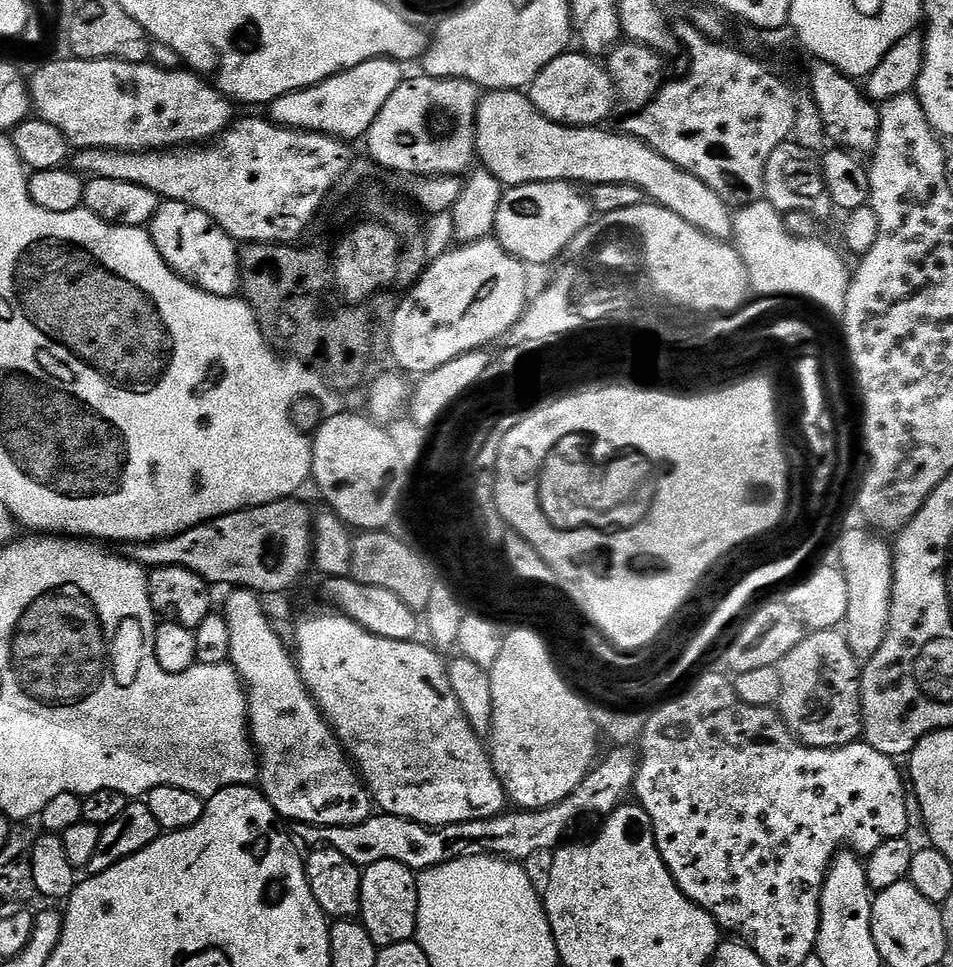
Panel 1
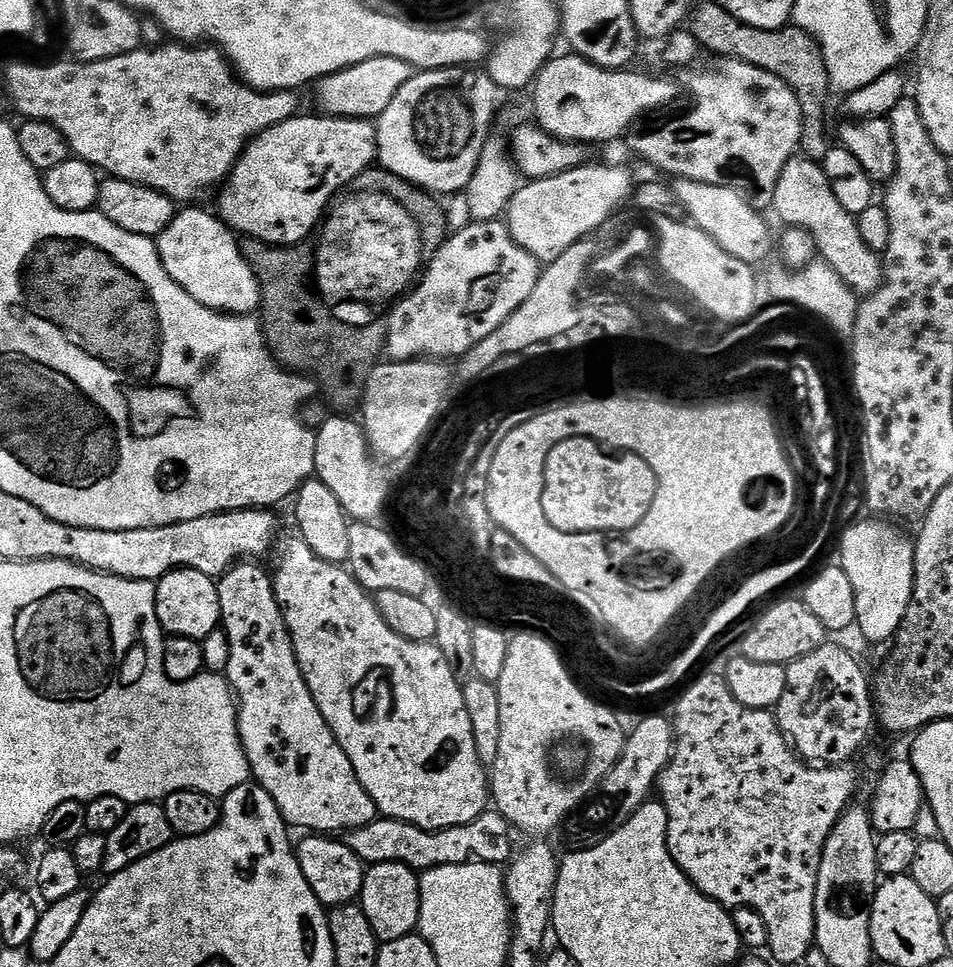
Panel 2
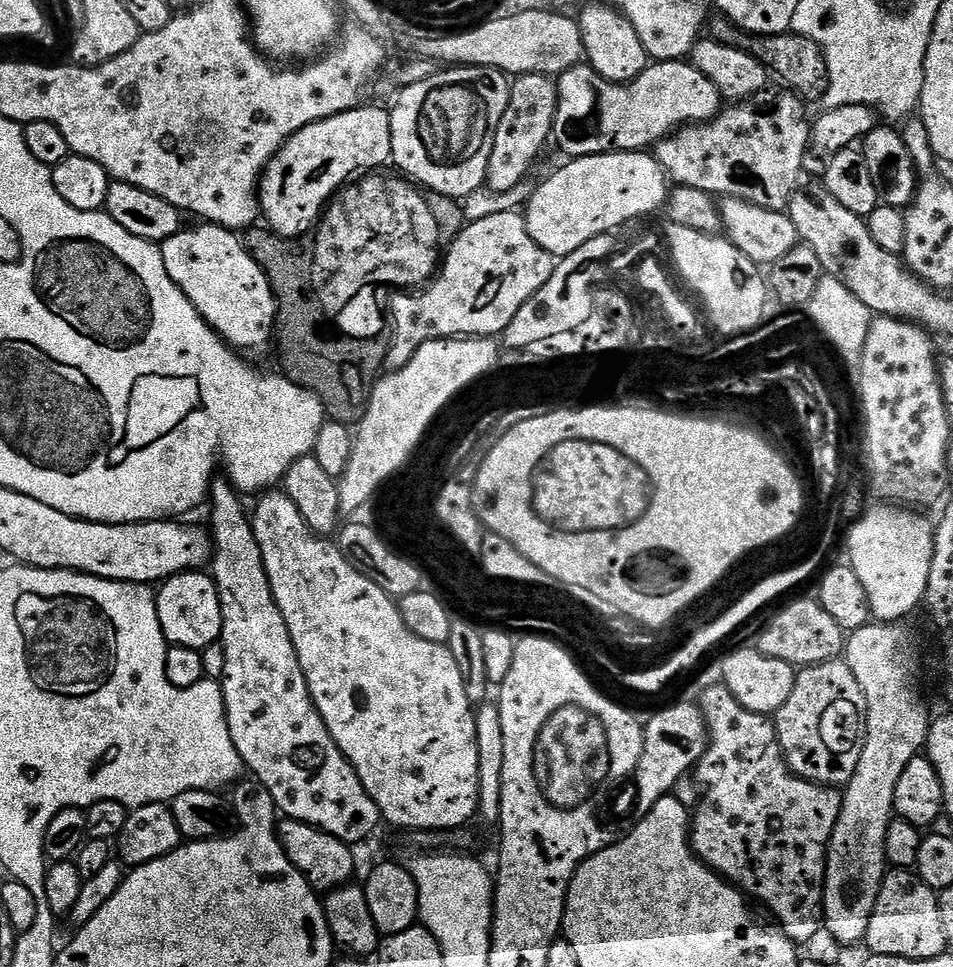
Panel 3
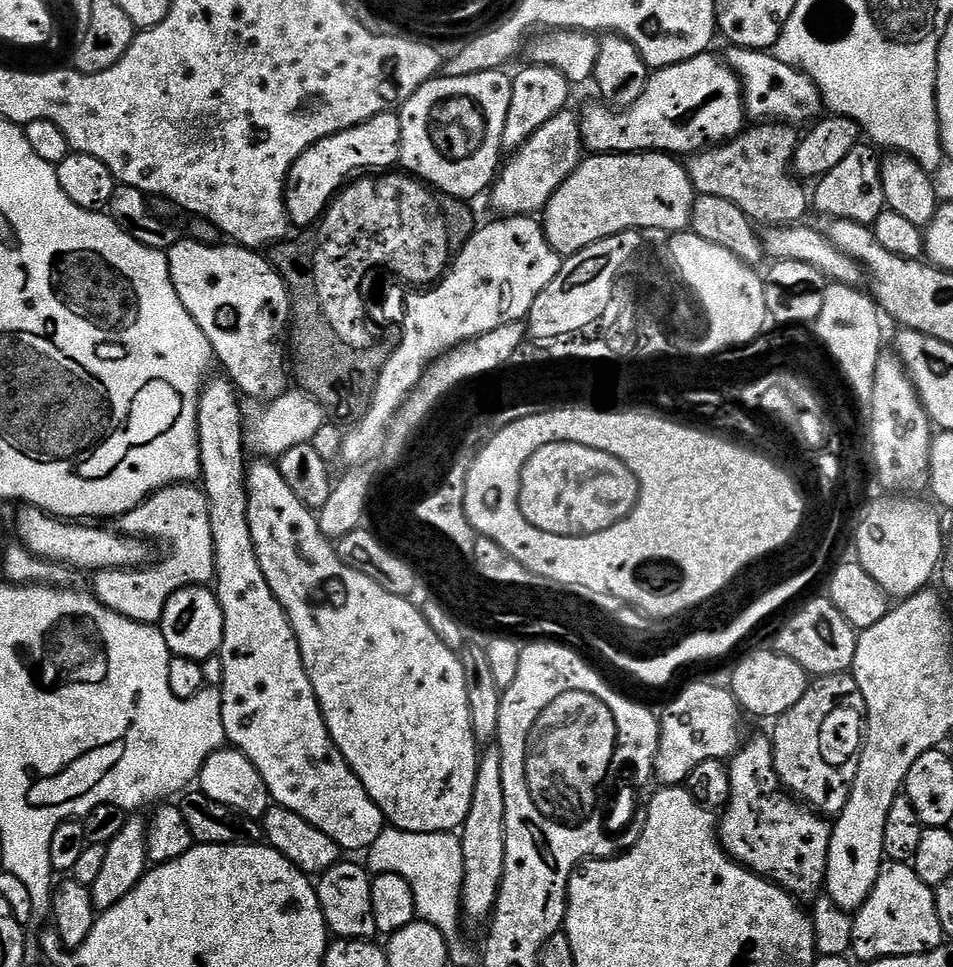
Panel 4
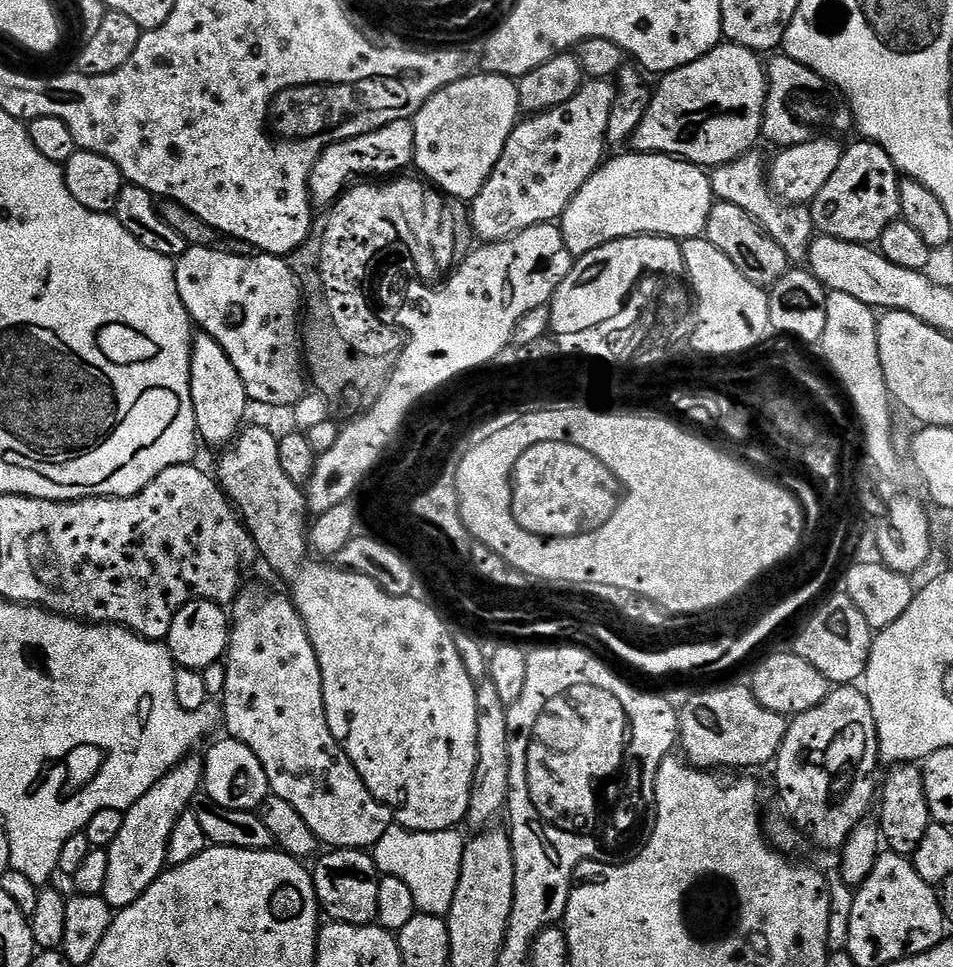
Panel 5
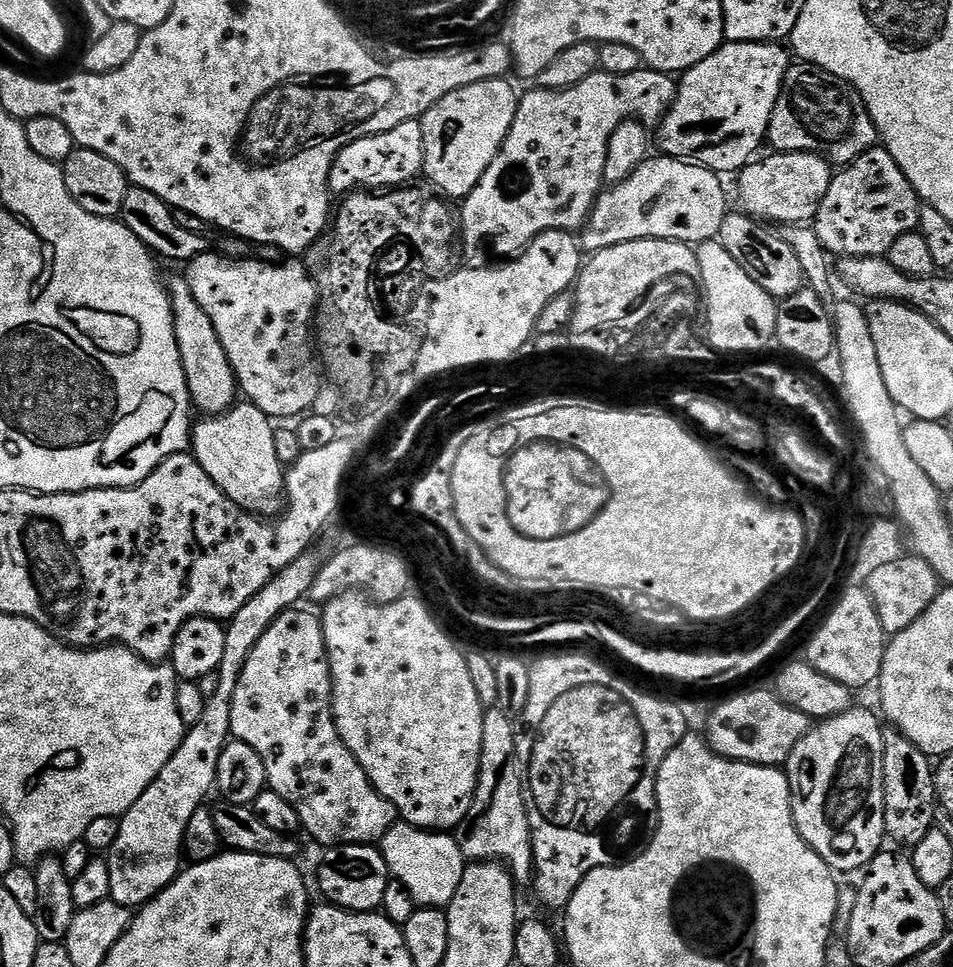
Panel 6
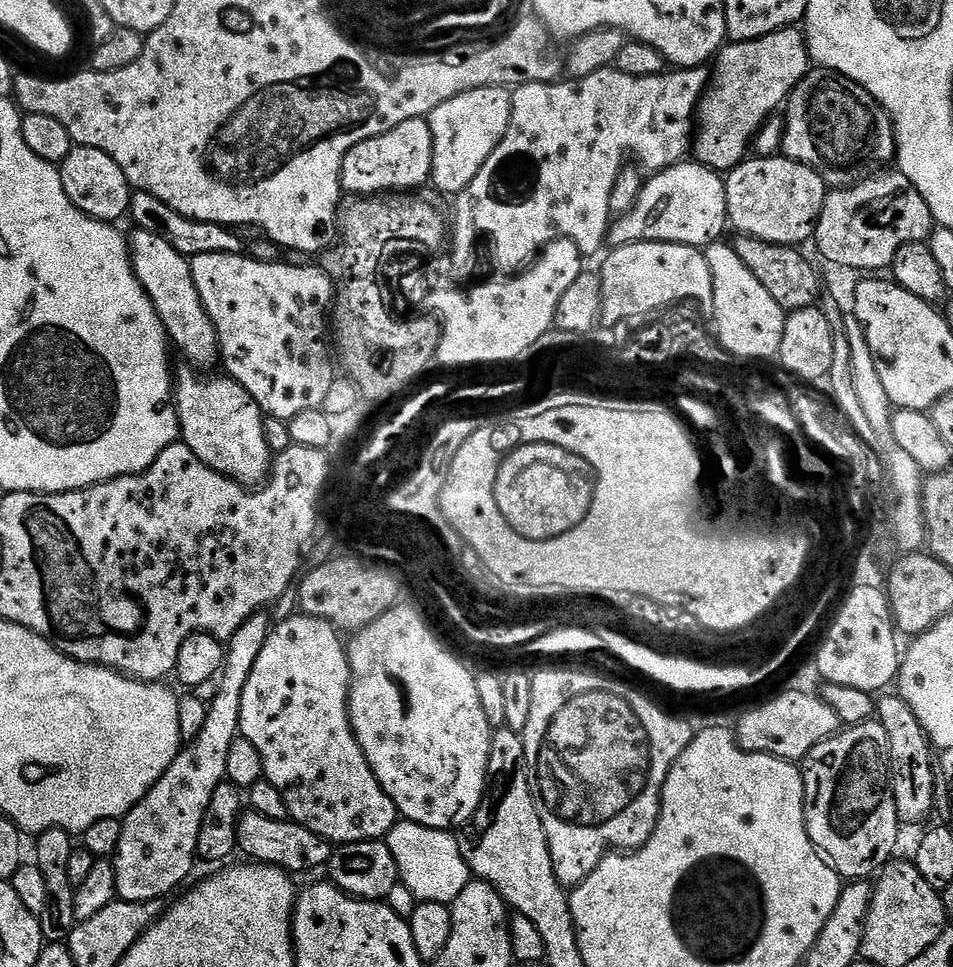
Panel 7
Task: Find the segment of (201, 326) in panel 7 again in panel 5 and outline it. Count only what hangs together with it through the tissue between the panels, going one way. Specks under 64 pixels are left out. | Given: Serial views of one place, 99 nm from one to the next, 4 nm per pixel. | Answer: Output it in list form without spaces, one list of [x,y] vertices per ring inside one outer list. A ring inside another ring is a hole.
[[[202,330],[192,337],[190,398],[194,406],[197,437],[215,450],[231,445],[245,427],[244,415],[248,412],[250,401],[242,374],[234,370],[234,362],[230,362],[226,350],[222,350],[222,346],[218,346],[218,342]]]

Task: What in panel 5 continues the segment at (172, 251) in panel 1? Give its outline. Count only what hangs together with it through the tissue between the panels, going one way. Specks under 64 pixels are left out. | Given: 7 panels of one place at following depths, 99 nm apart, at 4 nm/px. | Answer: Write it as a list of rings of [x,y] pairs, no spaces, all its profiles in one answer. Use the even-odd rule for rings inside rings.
[[[188,247],[175,261],[178,294],[186,306],[193,325],[199,326],[203,332],[210,334],[210,338],[214,338],[218,342],[218,346],[222,346],[222,350],[226,350],[230,362],[234,362],[234,370],[238,370],[238,374],[242,374],[242,382],[246,386],[249,401],[256,403],[257,400],[258,403],[269,404],[272,408],[291,409],[306,394],[306,364],[302,359],[302,336],[298,331],[302,324],[302,293],[285,257],[267,254],[248,255],[252,256],[235,256],[232,252],[219,252],[216,248]]]

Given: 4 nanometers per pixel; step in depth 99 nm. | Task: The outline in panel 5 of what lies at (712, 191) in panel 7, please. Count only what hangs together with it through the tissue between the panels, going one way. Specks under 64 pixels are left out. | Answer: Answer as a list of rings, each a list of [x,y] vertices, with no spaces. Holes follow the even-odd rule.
[[[627,154],[605,159],[600,169],[574,194],[574,198],[560,216],[558,227],[566,242],[566,250],[575,258],[606,242],[614,242],[627,236],[668,236],[672,240],[694,240],[704,236],[706,218],[714,203],[712,182],[705,169],[678,160],[675,156],[659,154]]]

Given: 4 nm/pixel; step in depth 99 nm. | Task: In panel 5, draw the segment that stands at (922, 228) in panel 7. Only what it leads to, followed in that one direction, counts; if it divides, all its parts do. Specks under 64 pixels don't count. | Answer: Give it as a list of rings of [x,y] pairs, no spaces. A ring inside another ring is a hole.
[[[863,138],[857,139],[857,144],[847,145],[842,158],[838,162],[838,170],[830,174],[826,186],[818,190],[811,202],[812,221],[816,232],[821,236],[833,236],[855,244],[875,245],[879,241],[882,230],[890,226],[890,222],[900,219],[900,182],[901,173],[897,172],[890,154],[882,146],[872,144]]]

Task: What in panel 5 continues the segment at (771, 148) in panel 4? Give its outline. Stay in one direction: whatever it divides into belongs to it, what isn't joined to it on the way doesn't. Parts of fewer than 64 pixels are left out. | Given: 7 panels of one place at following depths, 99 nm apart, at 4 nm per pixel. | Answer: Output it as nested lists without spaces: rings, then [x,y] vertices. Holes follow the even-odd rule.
[[[753,150],[739,156],[737,160],[731,160],[729,164],[722,165],[721,168],[711,169],[710,179],[712,182],[712,194],[717,201],[725,200],[734,206],[739,206],[741,210],[746,210],[750,218],[754,218],[786,250],[789,261],[793,265],[800,266],[807,261],[808,247],[814,239],[816,227],[812,221],[812,210],[808,206],[793,206],[780,199],[772,186],[768,182],[766,175],[766,160],[759,156],[759,151]]]

